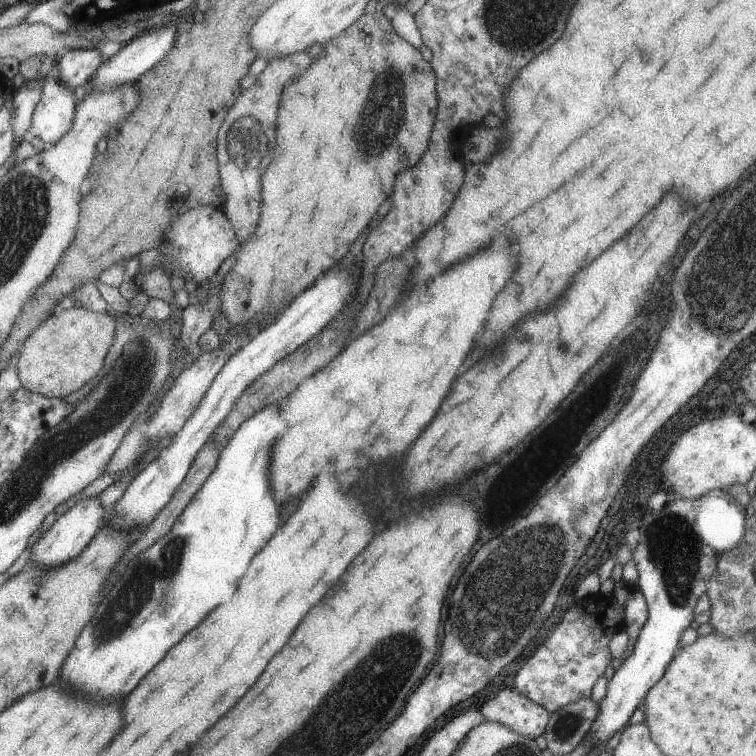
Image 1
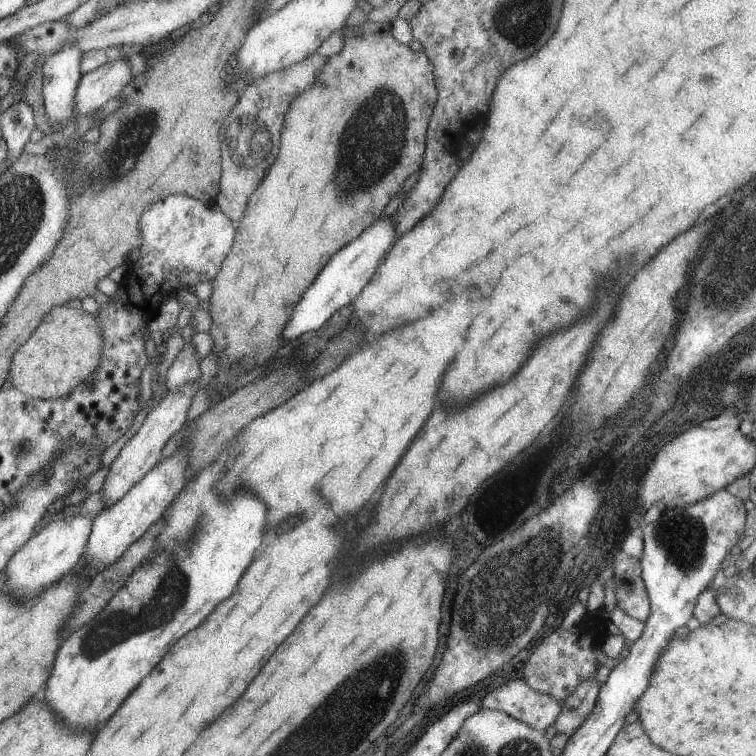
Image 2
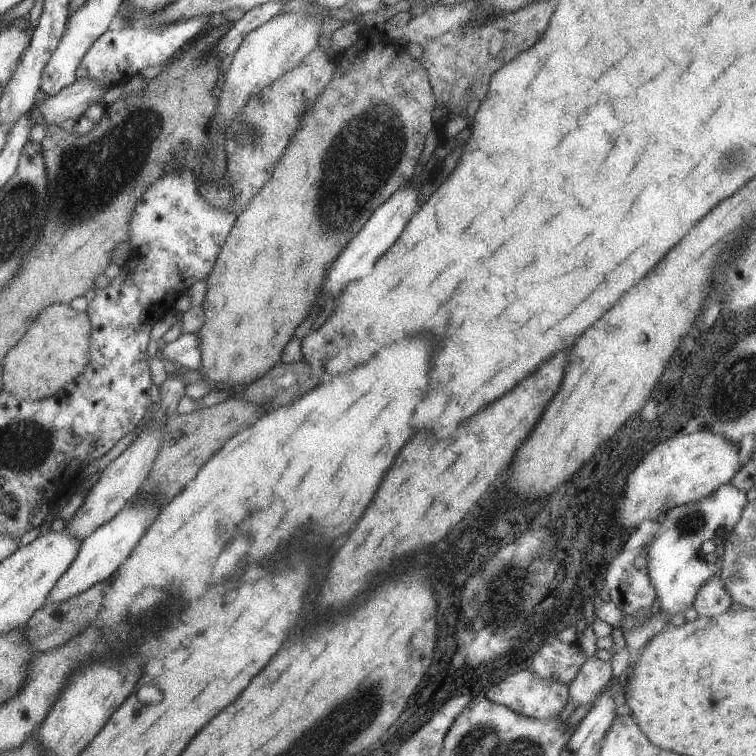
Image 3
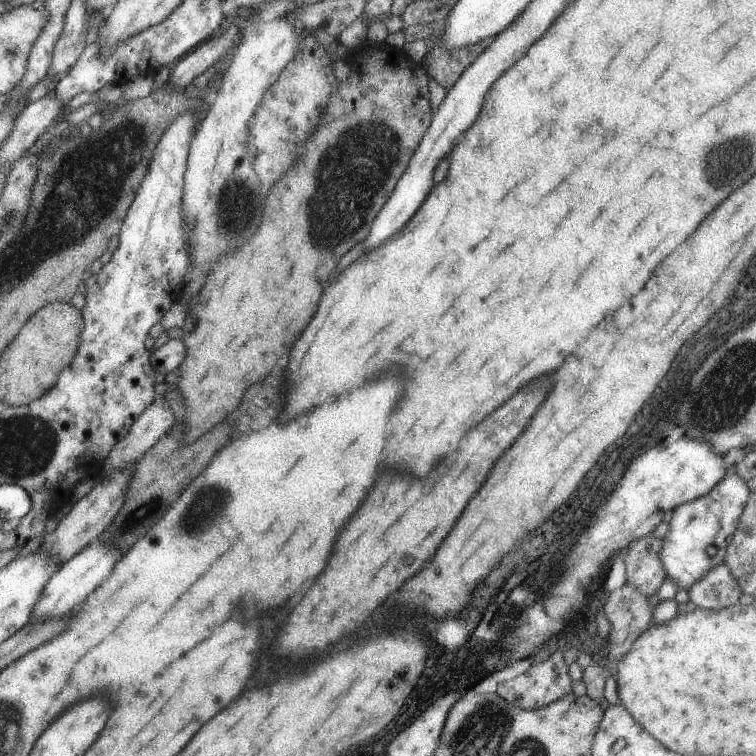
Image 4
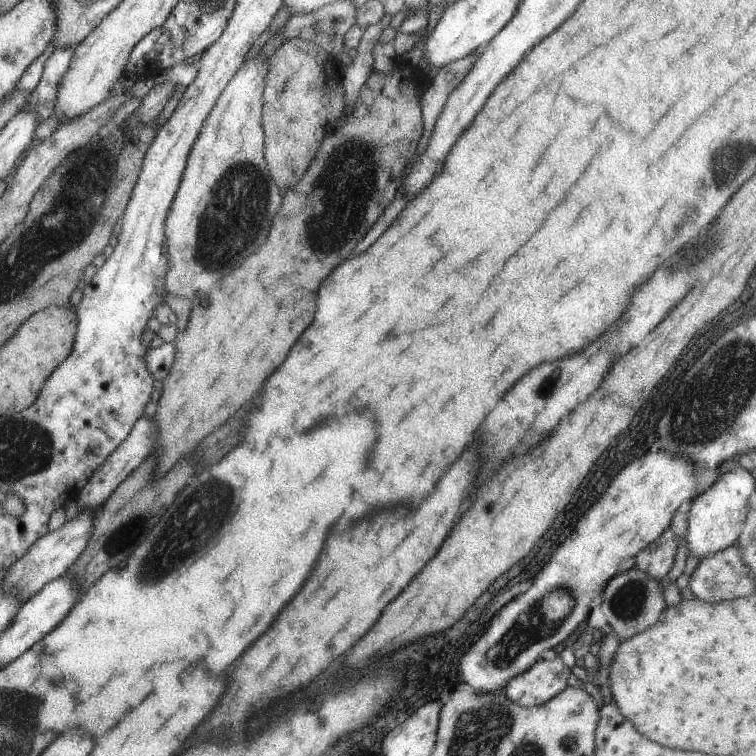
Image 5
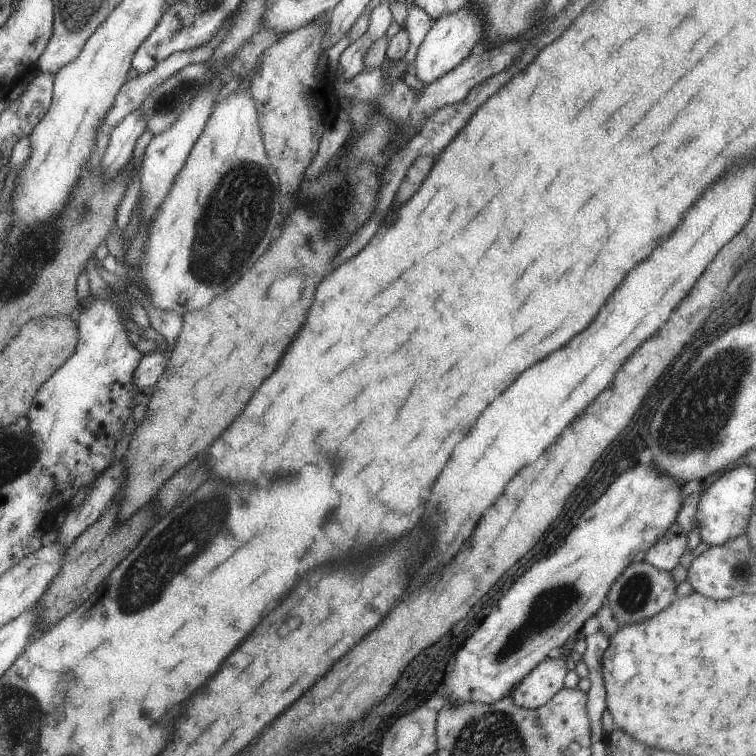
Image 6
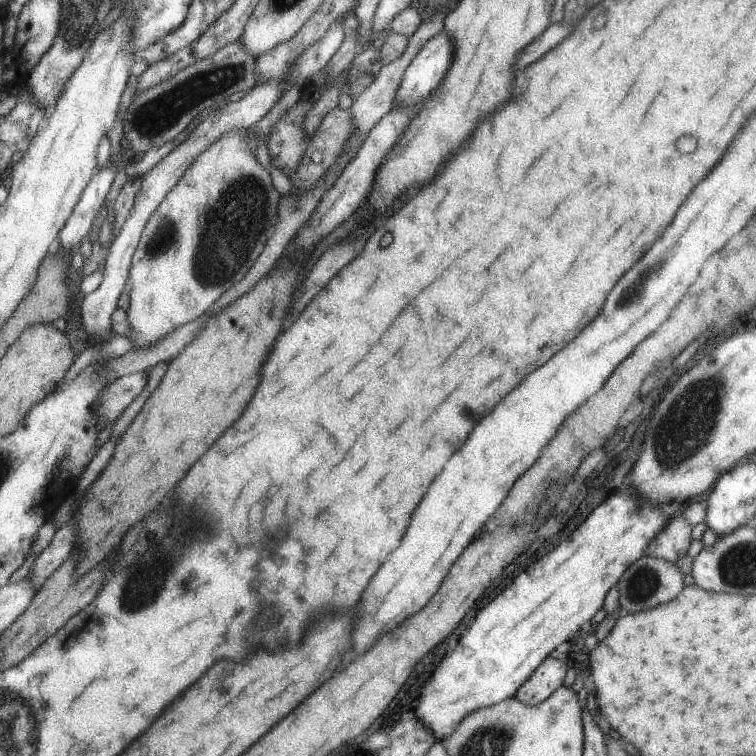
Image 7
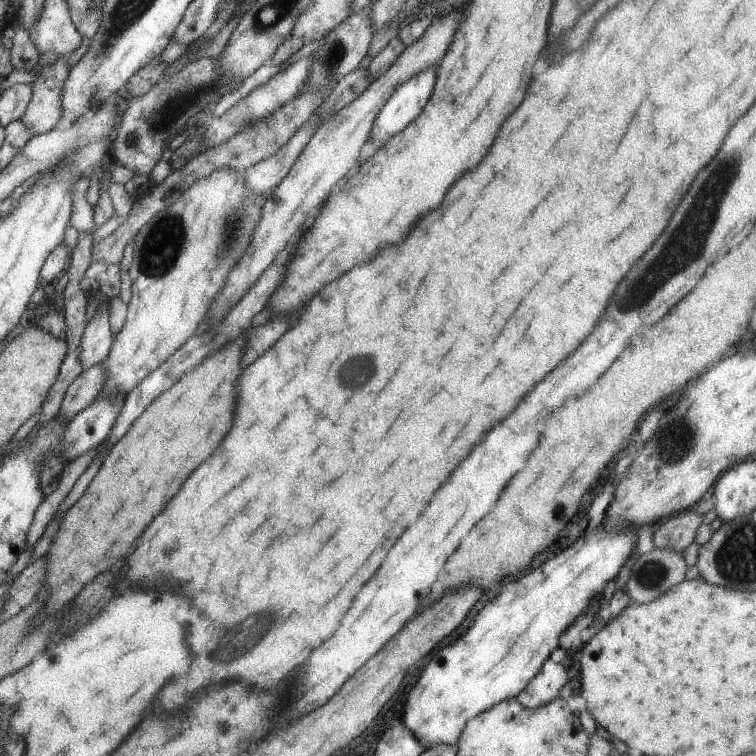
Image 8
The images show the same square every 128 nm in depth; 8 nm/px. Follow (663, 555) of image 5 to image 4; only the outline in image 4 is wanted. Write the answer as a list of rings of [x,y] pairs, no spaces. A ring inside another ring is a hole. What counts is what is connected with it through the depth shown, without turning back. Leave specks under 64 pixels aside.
[[[649,534],[629,544],[622,560],[625,565],[624,584],[633,586],[639,594],[647,597],[658,590],[665,579],[659,550],[661,538]]]

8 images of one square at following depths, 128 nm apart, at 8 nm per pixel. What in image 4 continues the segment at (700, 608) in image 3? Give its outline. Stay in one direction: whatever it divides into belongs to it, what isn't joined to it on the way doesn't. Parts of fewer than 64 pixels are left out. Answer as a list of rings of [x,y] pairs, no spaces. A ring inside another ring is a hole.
[[[721,562],[695,580],[687,588],[687,594],[697,608],[716,610],[737,603],[742,593],[725,562]]]

